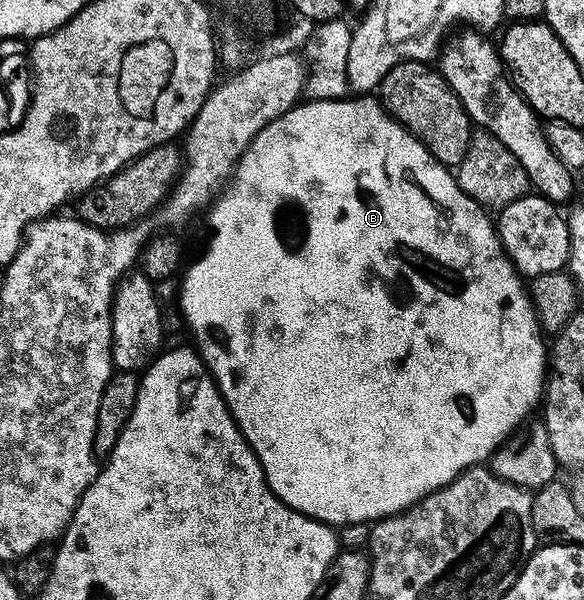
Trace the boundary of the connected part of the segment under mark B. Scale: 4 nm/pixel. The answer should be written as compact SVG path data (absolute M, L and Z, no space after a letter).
M354 96L349 100L336 102L303 101L284 112L276 120L272 120L248 144L248 148L234 165L234 173L230 175L225 186L208 207L210 214L210 230L214 235L206 246L206 251L185 267L182 278L182 318L194 337L193 345L202 357L202 363L208 367L210 374L218 385L220 396L226 401L228 412L234 417L234 423L244 440L252 448L256 460L260 460L262 471L270 491L296 512L315 518L317 522L325 522L331 527L347 526L349 522L375 523L379 518L386 518L389 514L399 514L414 502L419 502L424 496L444 488L454 478L459 478L468 468L483 465L494 455L495 450L531 417L530 414L539 409L544 398L544 387L548 373L548 342L544 337L542 325L538 323L538 313L534 310L534 302L528 293L527 283L523 275L512 264L506 255L506 250L498 238L498 227L495 219L488 215L487 207L479 202L473 202L460 188L457 177L452 173L451 167L443 166L437 162L424 148L424 144L409 130L401 126L386 107L374 96Z

